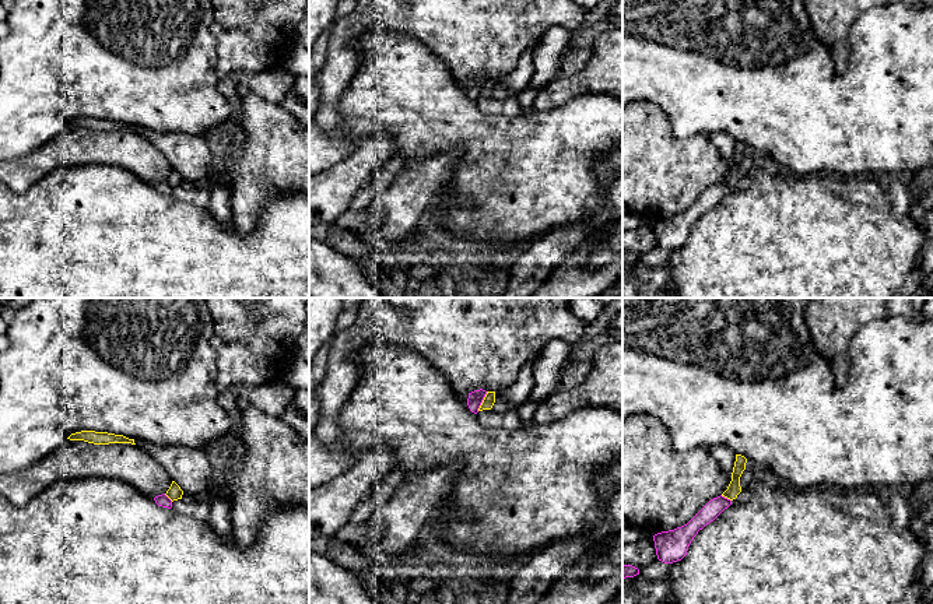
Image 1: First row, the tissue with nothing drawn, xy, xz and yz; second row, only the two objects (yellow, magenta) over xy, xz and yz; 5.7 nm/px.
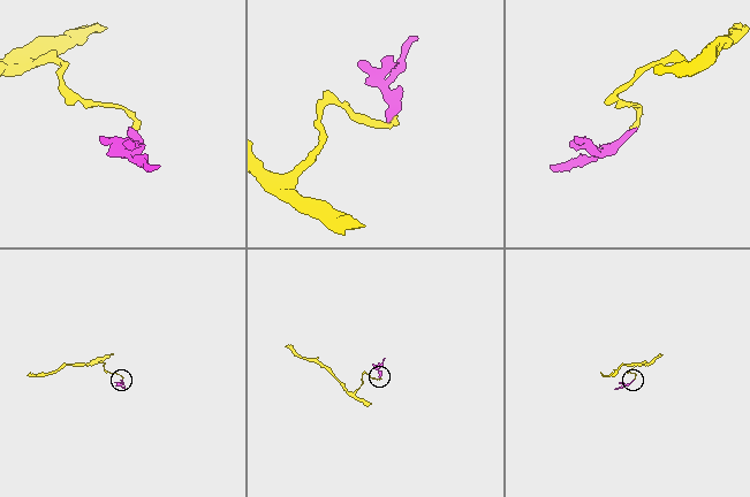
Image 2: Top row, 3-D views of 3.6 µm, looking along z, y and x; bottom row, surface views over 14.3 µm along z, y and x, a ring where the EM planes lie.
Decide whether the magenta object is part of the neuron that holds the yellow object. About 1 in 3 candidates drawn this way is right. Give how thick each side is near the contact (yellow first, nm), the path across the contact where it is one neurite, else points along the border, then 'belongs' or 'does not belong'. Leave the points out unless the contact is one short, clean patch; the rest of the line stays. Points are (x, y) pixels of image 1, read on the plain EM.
70 nm thick on the yellow side, 90 nm on the other; border along xz (487, 78), (477, 97); does not belong

